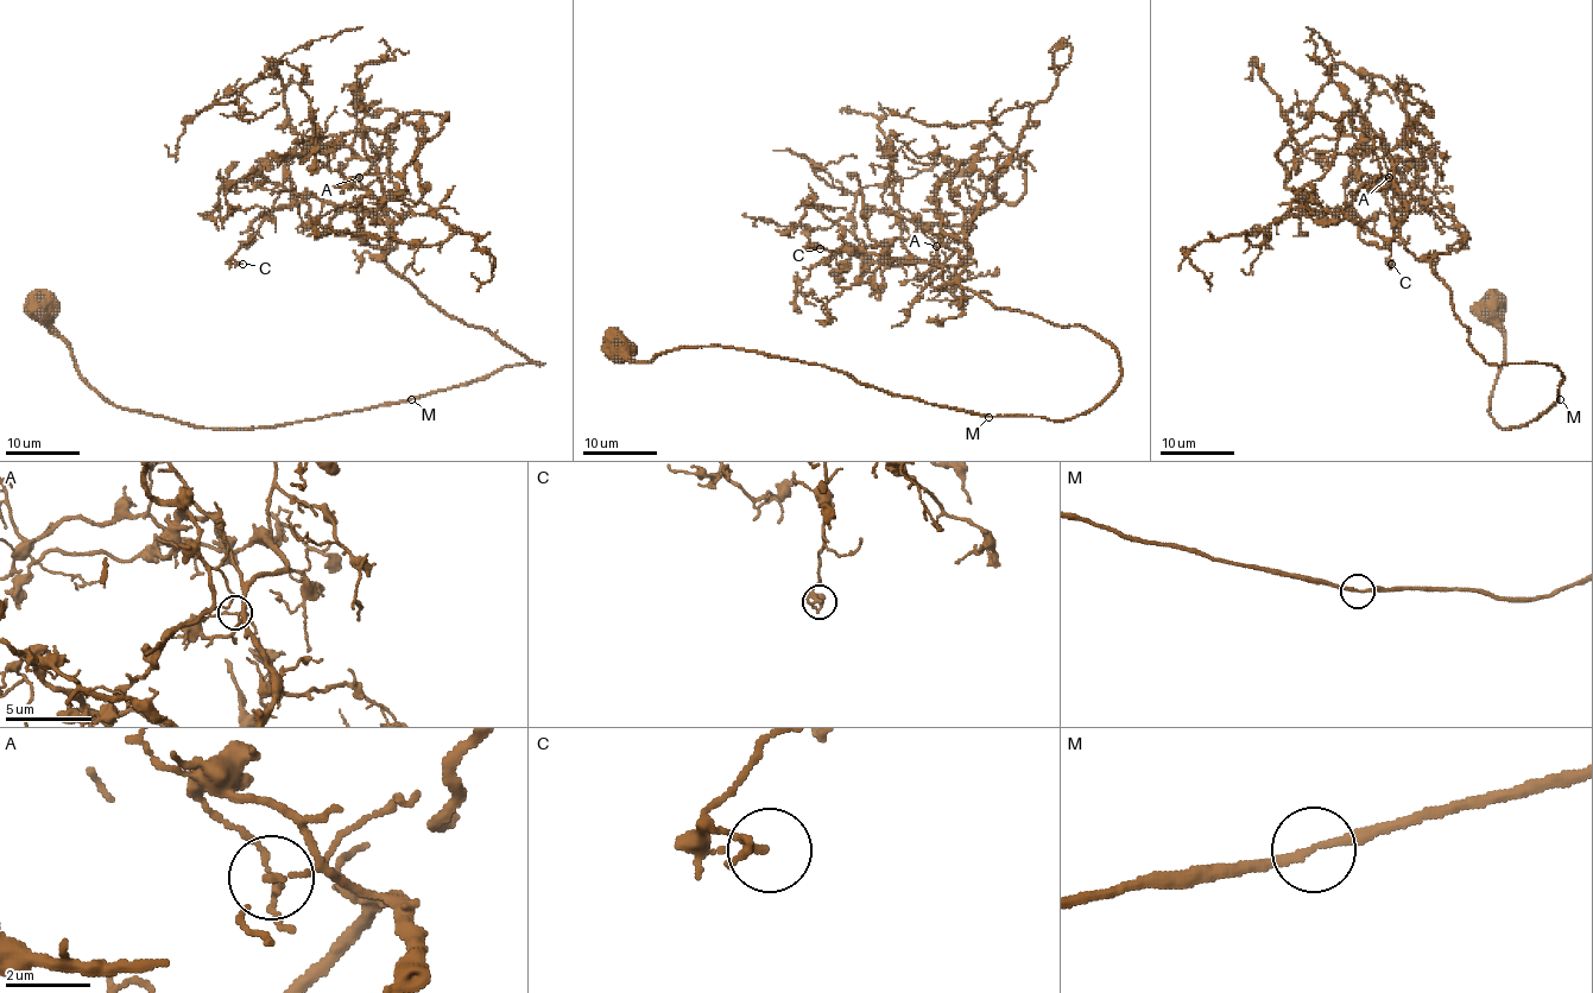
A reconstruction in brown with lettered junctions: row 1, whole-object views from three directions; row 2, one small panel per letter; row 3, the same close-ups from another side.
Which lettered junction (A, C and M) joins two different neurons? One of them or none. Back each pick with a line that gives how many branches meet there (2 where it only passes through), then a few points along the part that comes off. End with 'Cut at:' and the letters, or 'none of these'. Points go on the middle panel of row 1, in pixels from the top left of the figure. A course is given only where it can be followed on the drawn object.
Cut at: none of these

